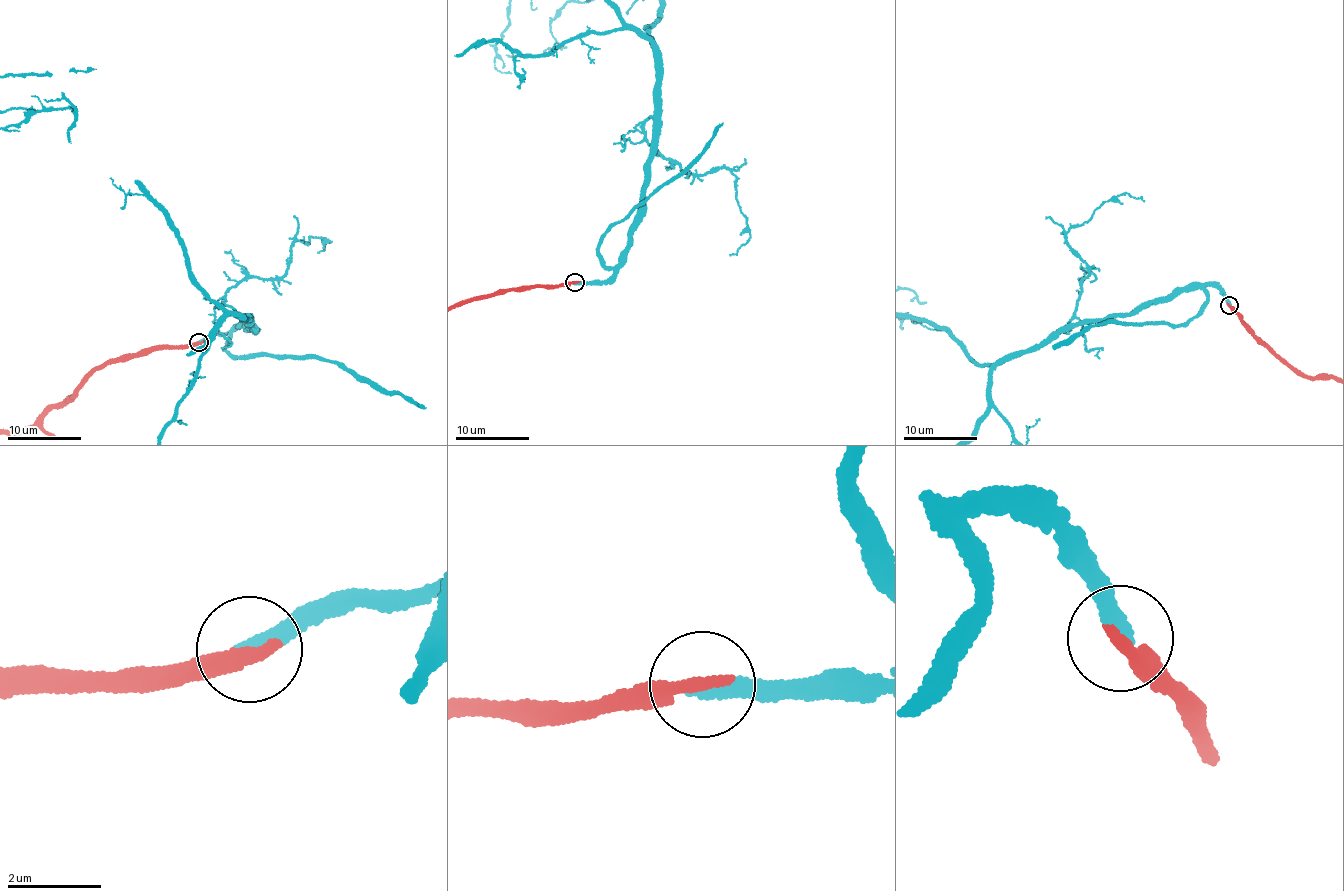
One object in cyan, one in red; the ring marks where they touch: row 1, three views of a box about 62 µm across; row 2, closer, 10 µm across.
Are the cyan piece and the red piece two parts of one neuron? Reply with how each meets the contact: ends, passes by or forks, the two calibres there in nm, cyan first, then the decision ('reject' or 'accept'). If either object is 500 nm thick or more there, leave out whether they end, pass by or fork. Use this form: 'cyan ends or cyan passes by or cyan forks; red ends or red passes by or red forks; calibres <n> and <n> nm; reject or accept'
cyan ends; red ends; calibres 320 and 380 nm; accept

